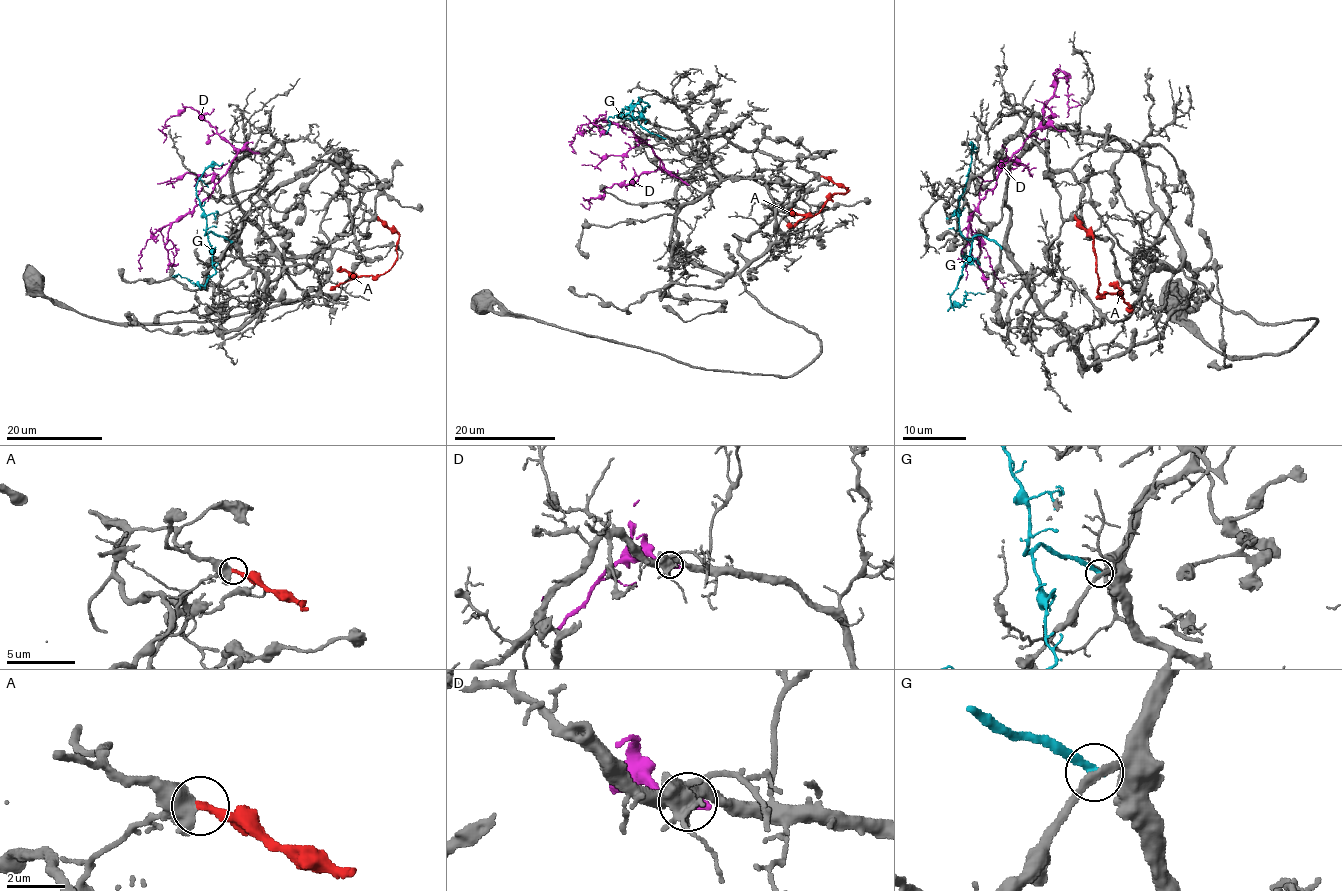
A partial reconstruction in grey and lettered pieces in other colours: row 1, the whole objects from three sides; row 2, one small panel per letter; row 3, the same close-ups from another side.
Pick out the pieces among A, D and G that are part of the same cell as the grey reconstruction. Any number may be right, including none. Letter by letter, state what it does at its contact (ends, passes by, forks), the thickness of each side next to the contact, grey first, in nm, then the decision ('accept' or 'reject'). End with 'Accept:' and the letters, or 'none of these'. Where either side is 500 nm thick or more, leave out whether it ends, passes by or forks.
A: 750/360 nm | accept
D: 500/420 nm | reject
G: it ends | 240/300 nm | reject
Accept: A

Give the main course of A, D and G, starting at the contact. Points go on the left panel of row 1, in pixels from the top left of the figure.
A: (378, 219), (397, 233), (395, 265), (381, 274), (351, 278), (330, 290)
D: (255, 153), (246, 149), (239, 151), (214, 190), (190, 212), (154, 233), (146, 243), (139, 262), (141, 267)
G: (230, 242), (212, 232), (208, 234), (211, 265), (216, 272), (204, 285), (196, 285), (177, 274), (171, 275)

